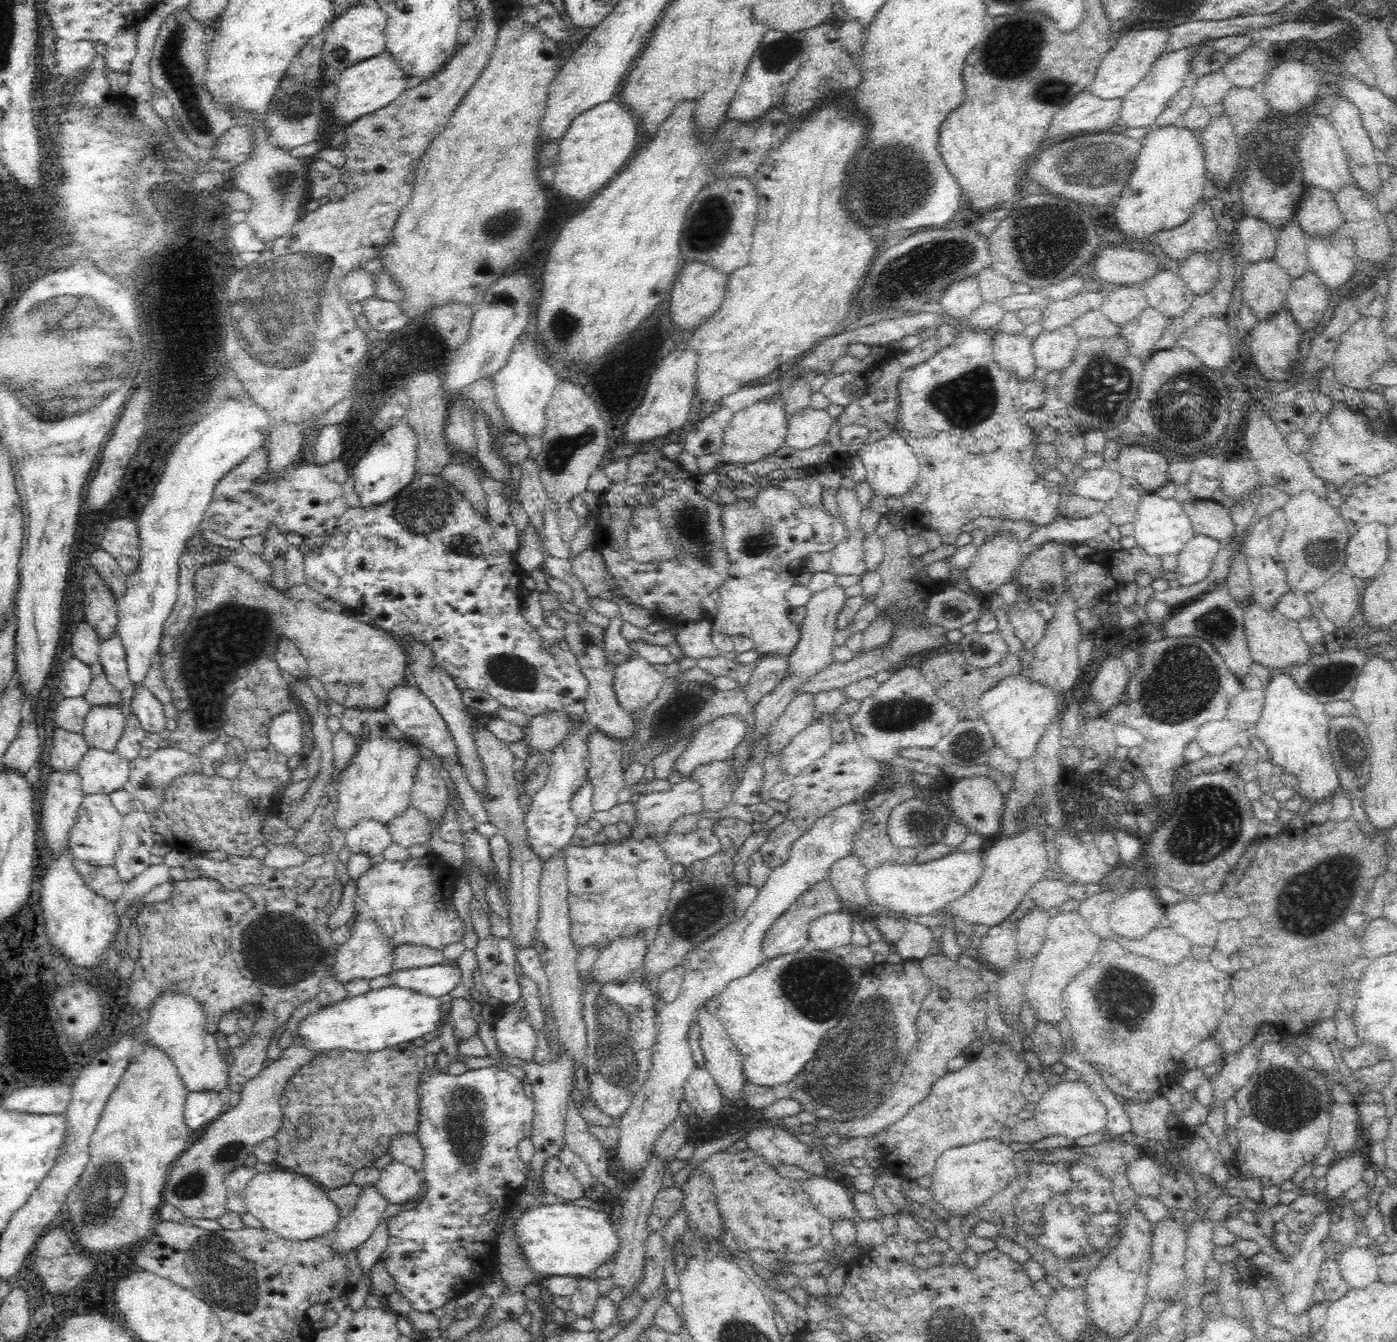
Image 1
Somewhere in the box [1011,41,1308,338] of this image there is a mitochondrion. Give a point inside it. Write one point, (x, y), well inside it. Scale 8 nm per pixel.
(1097, 164)

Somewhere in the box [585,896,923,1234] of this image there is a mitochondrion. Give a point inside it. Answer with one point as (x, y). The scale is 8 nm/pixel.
(853, 1070)

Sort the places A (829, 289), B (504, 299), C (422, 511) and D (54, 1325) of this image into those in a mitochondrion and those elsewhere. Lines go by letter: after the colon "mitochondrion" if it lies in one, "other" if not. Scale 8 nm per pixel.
A: other
B: other
C: mitochondrion
D: other

